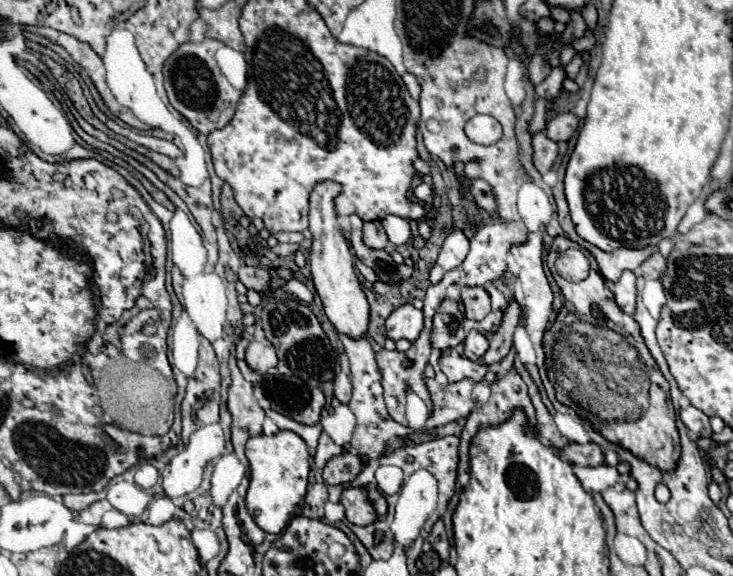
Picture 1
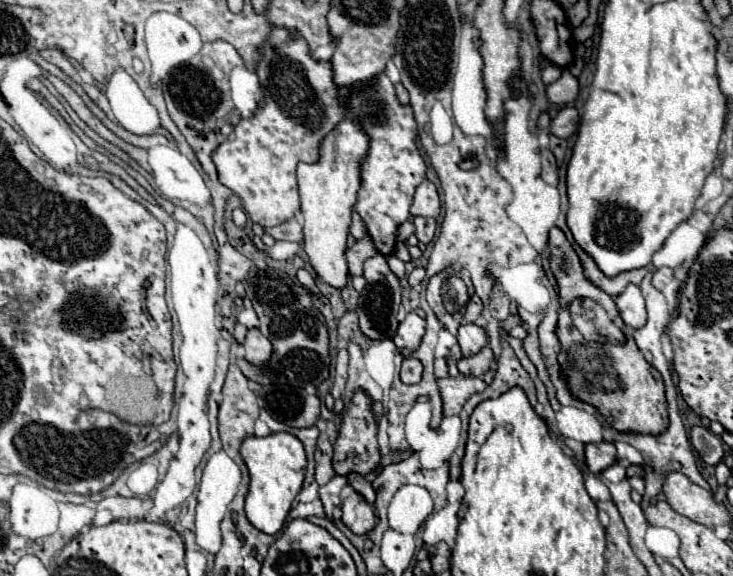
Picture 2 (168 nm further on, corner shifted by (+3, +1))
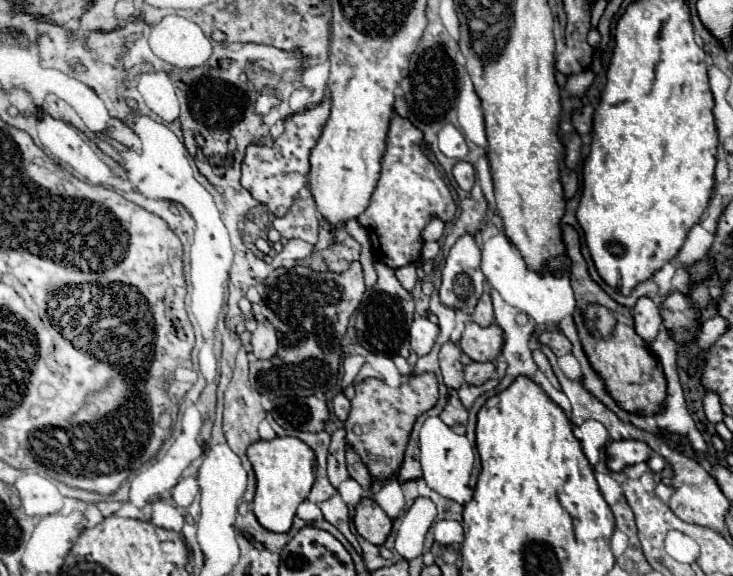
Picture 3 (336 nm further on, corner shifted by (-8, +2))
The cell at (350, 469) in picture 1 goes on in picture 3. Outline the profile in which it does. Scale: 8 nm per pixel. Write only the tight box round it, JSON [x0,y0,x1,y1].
[344,373,438,479]

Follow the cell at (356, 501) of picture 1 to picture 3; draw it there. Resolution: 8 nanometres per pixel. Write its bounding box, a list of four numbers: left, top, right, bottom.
[354,497,392,545]

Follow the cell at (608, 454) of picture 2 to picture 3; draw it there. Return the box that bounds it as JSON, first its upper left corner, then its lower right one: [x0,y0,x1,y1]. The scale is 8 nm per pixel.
[606,441,650,471]

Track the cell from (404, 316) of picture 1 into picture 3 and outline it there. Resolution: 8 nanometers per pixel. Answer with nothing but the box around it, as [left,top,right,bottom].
[410,317,438,357]

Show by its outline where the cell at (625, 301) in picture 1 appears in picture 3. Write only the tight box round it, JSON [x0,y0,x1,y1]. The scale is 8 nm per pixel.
[632,297,662,343]

